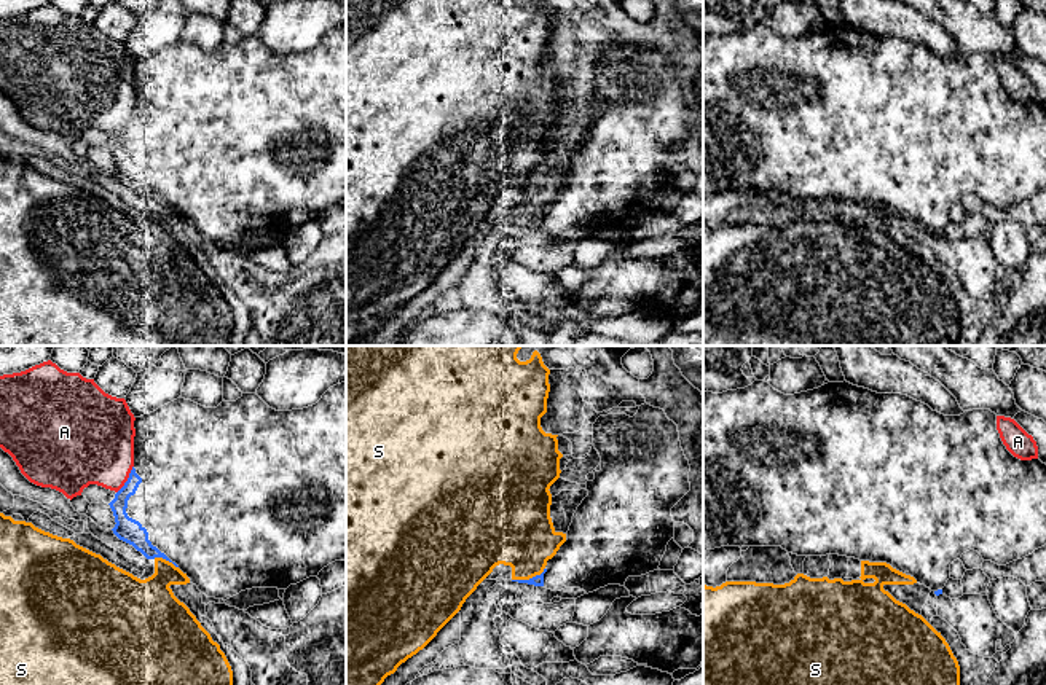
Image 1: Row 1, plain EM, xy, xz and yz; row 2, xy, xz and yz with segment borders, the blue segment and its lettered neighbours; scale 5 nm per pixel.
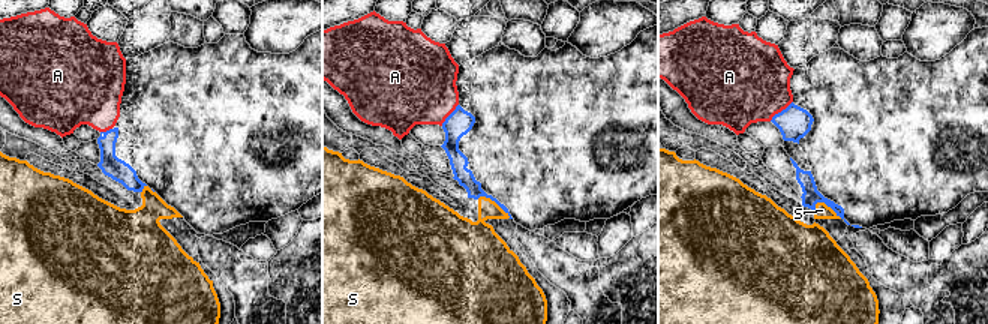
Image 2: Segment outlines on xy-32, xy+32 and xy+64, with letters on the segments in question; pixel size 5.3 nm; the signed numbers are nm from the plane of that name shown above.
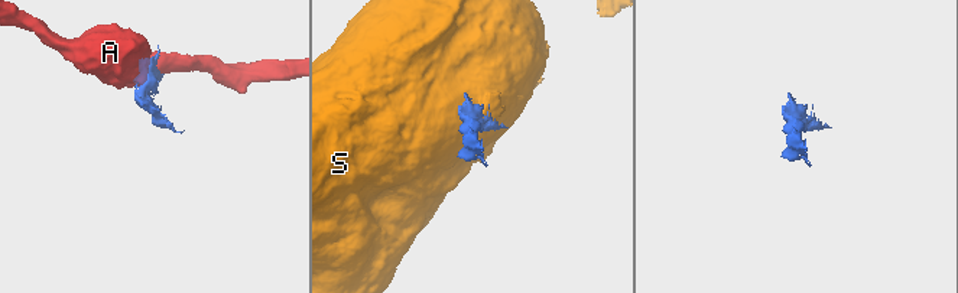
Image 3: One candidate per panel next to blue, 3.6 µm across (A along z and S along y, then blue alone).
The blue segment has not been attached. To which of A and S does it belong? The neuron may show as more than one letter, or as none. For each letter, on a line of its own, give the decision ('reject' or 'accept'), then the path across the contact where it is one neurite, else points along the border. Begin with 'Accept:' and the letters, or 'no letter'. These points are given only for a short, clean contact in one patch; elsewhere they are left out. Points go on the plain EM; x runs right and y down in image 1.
Accept: no letter
A: reject
S: reject

